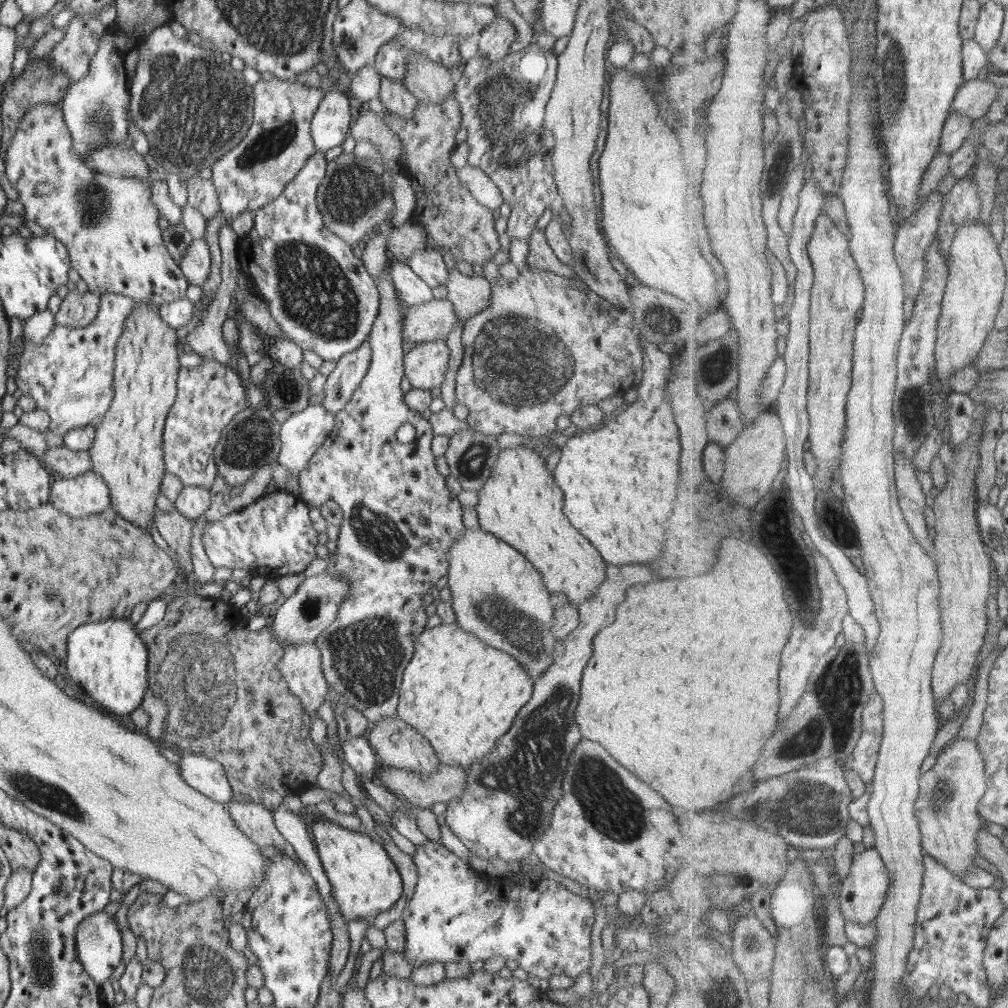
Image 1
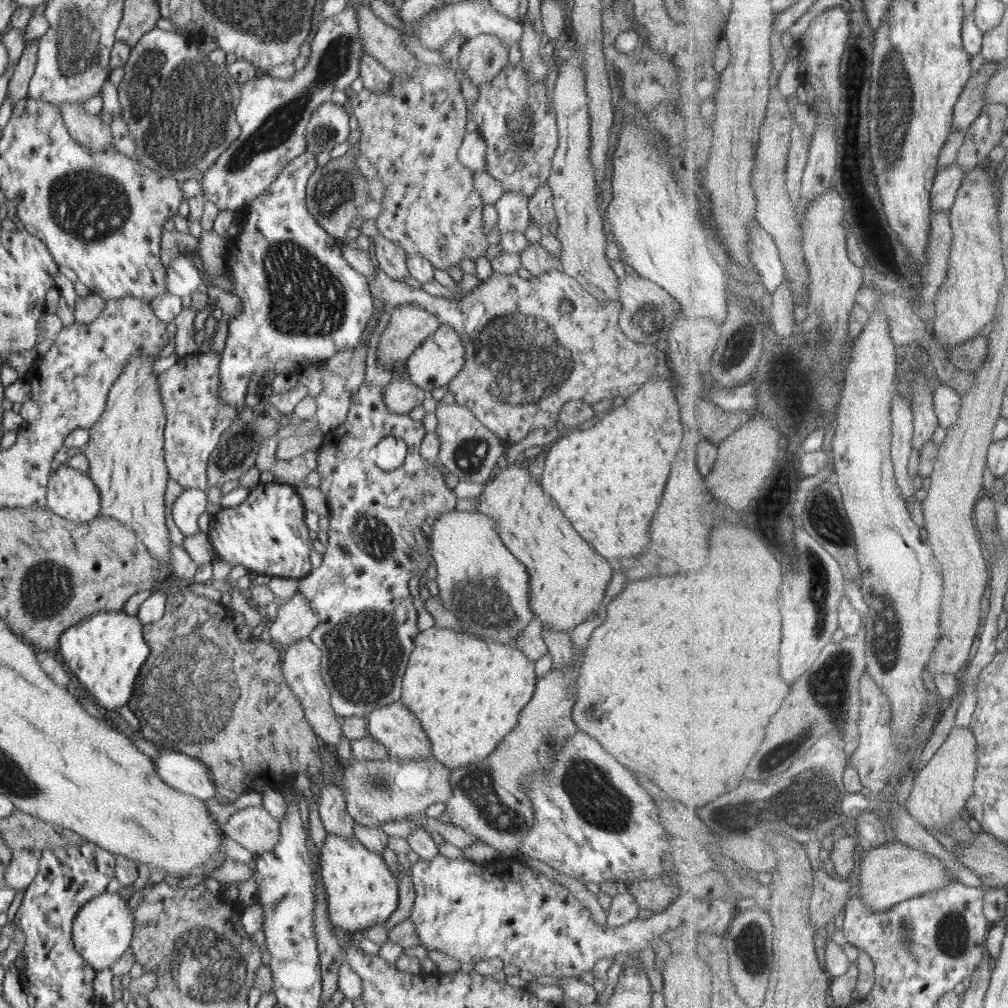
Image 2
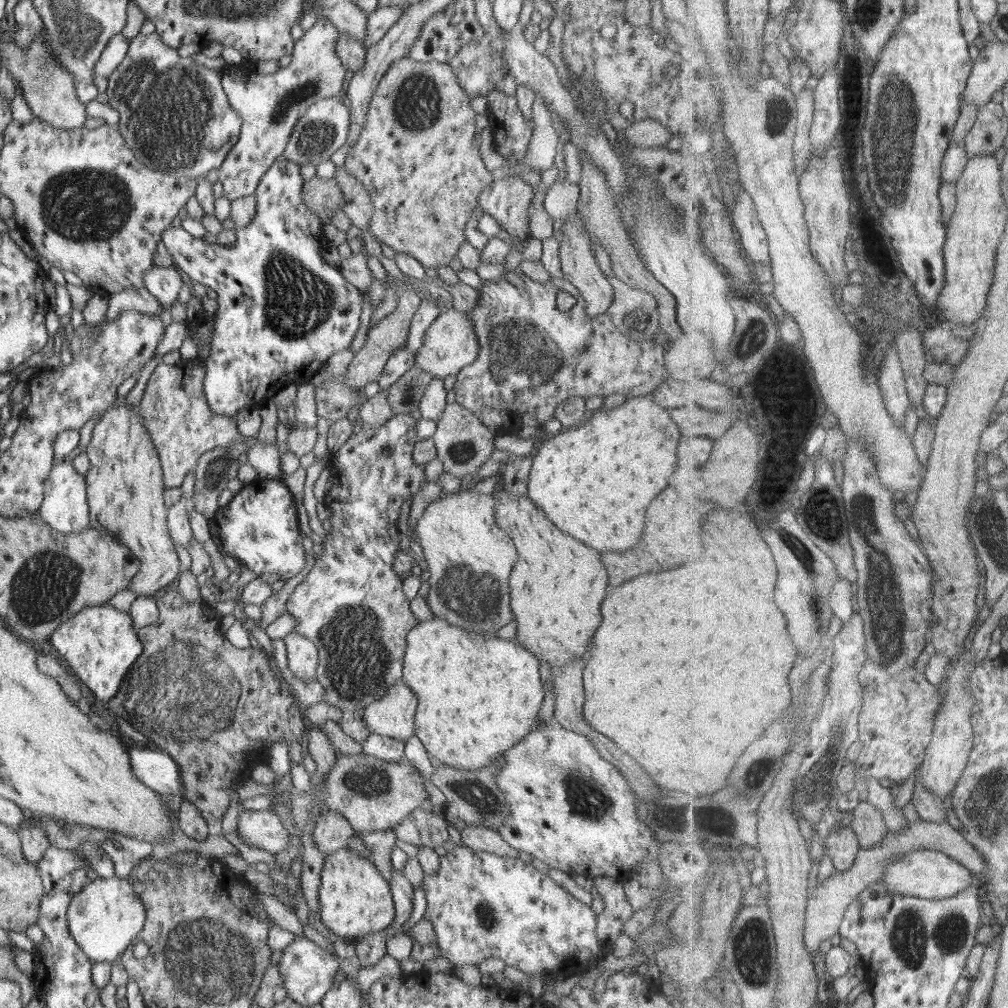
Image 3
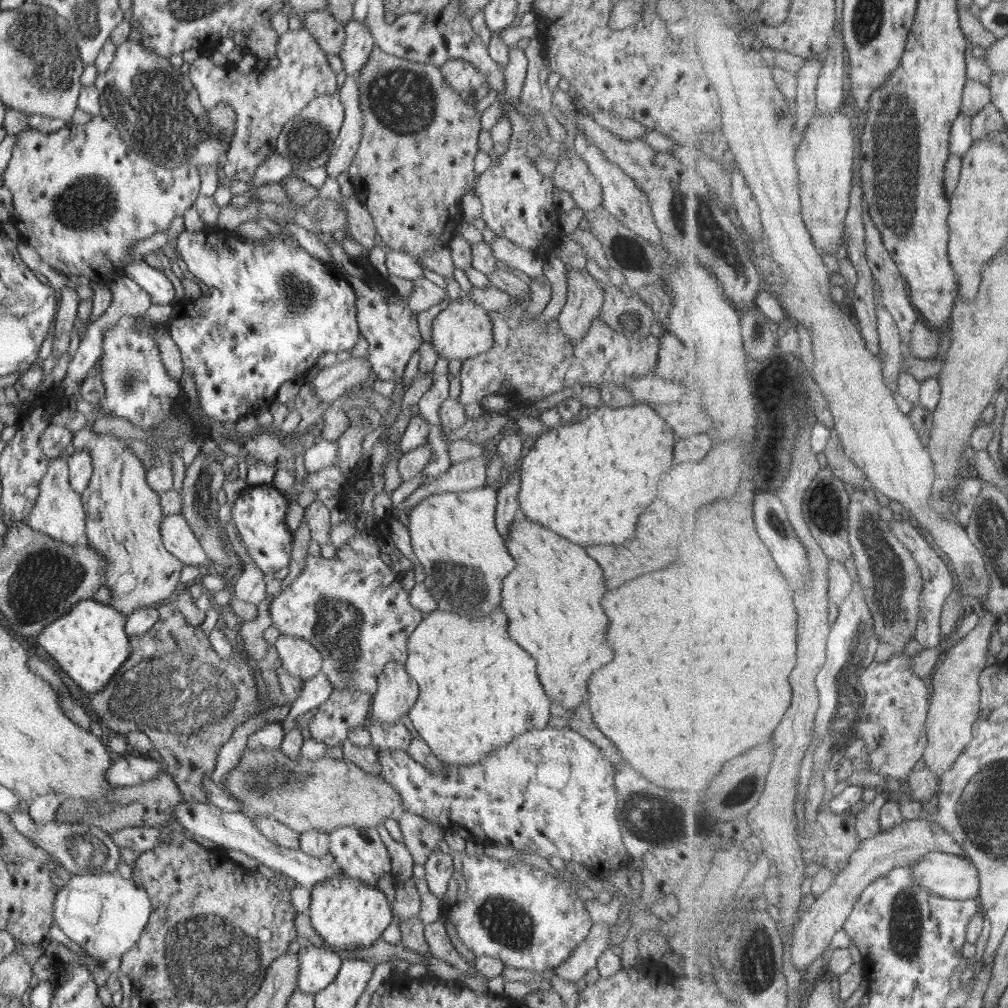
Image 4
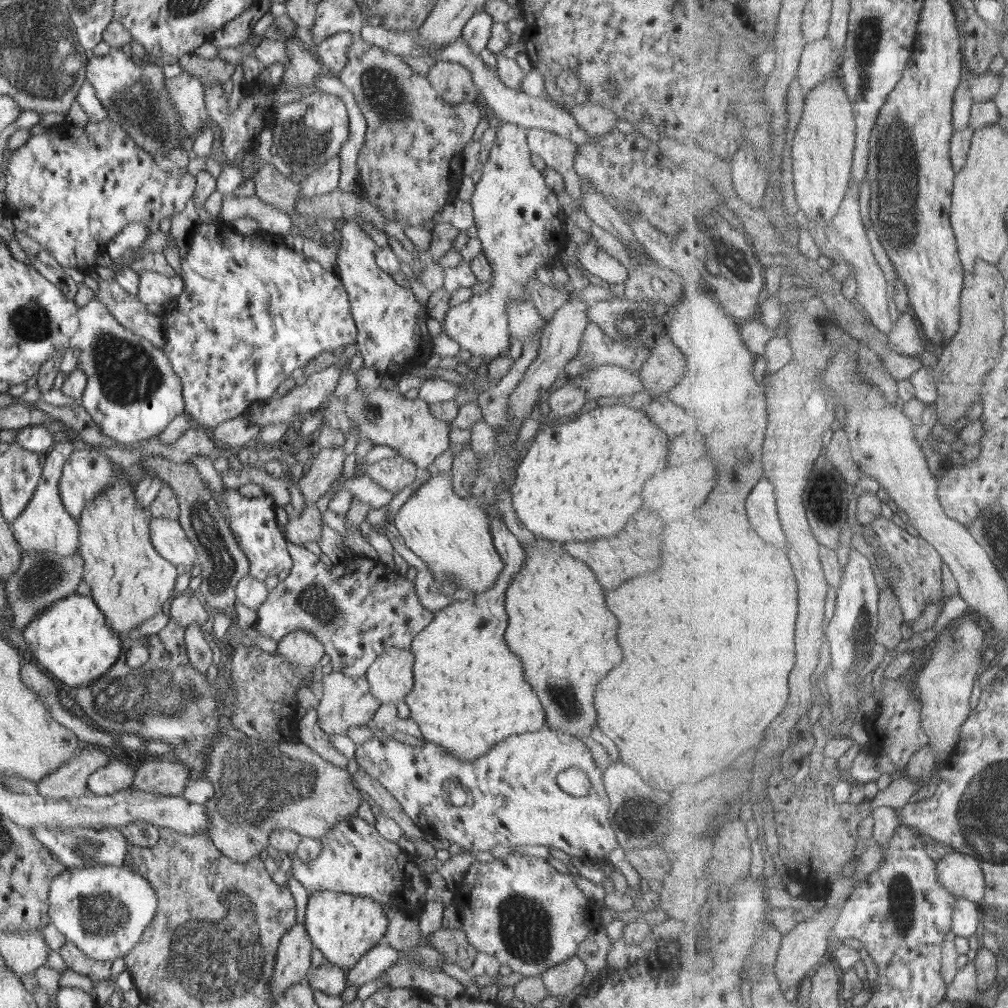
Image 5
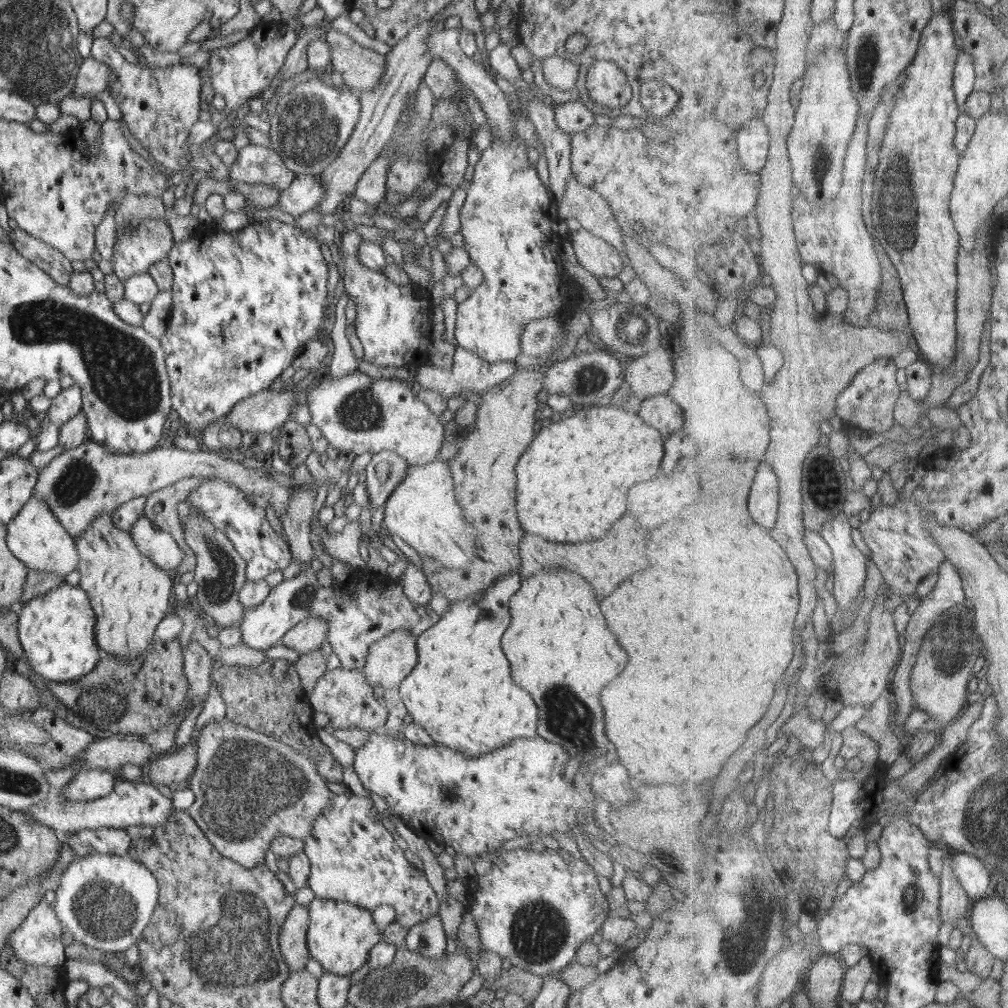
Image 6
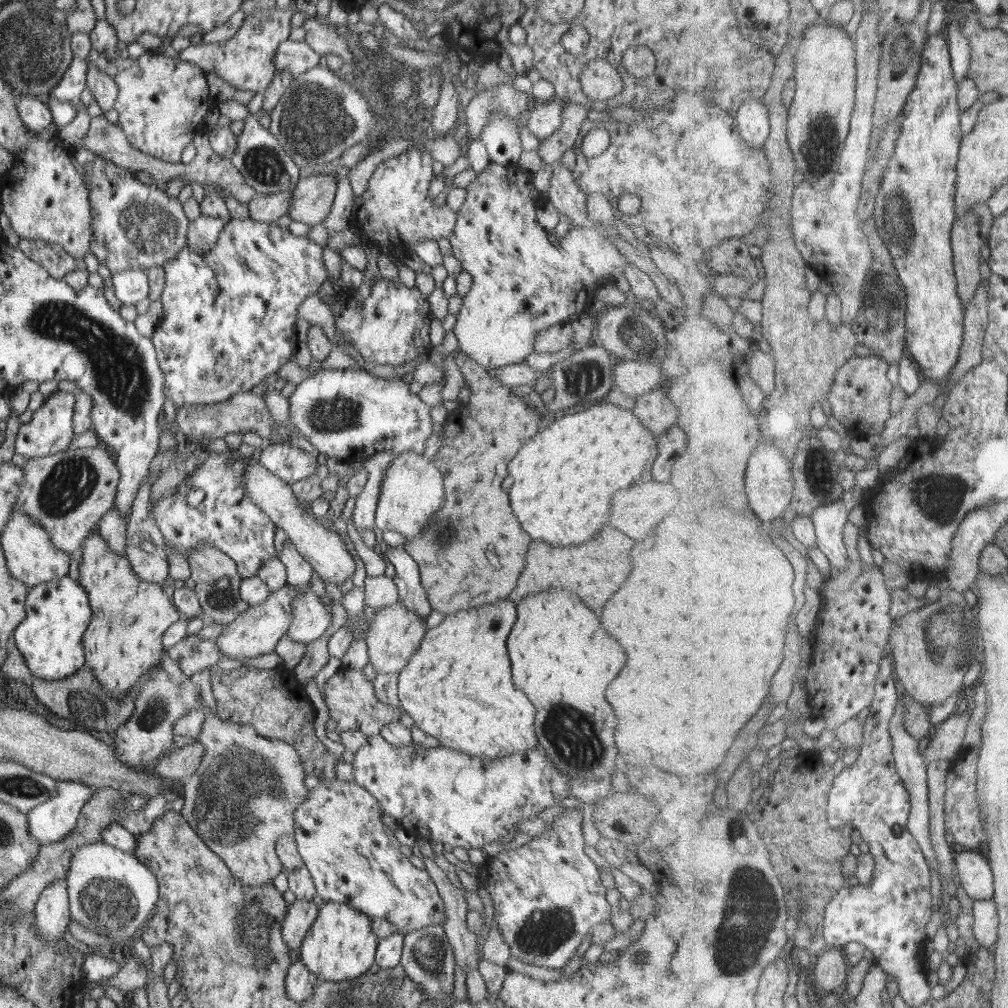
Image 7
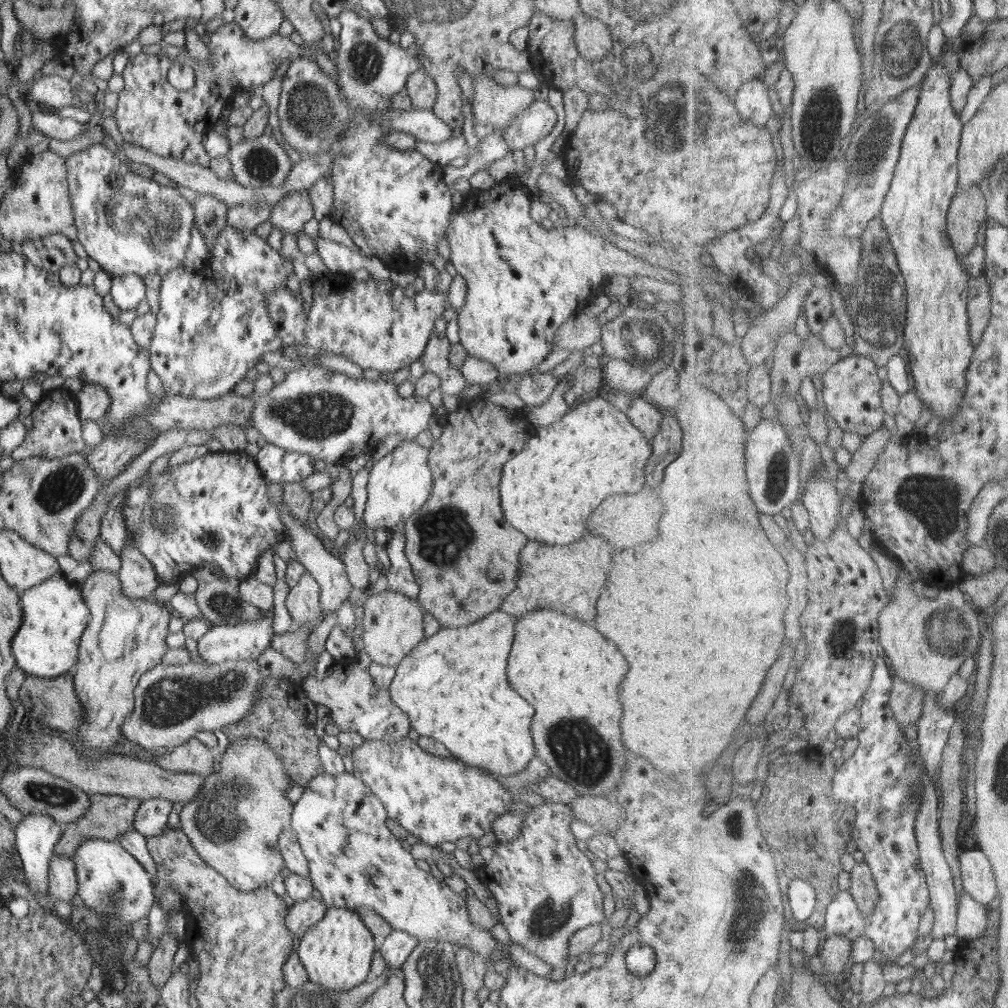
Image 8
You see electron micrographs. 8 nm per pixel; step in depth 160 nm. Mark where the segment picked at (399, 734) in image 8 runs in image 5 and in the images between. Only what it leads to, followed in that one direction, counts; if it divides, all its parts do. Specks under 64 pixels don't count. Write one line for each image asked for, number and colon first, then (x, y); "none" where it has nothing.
5: (346, 701)
6: (345, 695)
7: (350, 698)

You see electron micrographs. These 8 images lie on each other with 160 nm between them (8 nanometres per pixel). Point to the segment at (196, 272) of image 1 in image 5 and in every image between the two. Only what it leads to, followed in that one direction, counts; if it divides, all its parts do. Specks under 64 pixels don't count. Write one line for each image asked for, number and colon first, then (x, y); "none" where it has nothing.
2: (183, 278)
3: (164, 283)
4: (153, 281)
5: (154, 287)

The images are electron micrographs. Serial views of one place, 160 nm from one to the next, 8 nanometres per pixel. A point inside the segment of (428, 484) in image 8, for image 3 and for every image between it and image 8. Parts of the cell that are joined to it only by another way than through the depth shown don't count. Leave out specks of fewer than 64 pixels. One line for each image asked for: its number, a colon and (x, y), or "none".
3: (470, 558)
4: (454, 536)
5: (451, 534)
6: (422, 511)
7: (412, 491)

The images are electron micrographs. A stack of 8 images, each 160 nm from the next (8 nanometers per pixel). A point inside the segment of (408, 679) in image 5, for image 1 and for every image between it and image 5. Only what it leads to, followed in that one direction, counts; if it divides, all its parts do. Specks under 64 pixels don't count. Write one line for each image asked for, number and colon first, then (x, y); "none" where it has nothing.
1: (396, 743)
2: (394, 725)
3: (393, 715)
4: (395, 695)

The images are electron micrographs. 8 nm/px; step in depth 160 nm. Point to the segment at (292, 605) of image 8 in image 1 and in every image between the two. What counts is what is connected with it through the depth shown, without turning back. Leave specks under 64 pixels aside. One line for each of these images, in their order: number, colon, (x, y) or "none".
1: (300, 665)
2: (301, 667)
3: (302, 655)
4: (298, 656)
5: (303, 649)
6: (308, 635)
7: (310, 620)

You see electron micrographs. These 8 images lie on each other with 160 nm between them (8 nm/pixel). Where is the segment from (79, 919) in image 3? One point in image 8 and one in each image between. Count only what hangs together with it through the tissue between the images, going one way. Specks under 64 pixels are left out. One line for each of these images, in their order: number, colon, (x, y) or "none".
4: (104, 914)
5: (125, 900)
6: (109, 900)
7: (111, 892)
8: (111, 882)

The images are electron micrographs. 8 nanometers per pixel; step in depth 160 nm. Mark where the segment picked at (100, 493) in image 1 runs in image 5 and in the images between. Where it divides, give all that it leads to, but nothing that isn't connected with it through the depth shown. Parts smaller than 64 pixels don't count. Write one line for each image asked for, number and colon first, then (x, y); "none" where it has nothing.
2: (71, 494)
3: (65, 507)
4: (58, 512)
5: (45, 525)

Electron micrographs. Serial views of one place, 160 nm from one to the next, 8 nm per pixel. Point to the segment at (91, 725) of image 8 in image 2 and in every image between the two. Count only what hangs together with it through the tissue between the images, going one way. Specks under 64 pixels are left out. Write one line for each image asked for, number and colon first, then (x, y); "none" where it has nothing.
2: (125, 452)
3: (125, 491)
4: (123, 514)
5: (129, 581)
6: (130, 595)
7: (123, 641)

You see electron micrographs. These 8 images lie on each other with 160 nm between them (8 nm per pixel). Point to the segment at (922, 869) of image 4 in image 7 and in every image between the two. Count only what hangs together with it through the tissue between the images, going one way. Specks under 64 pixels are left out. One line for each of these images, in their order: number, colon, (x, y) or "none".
5: (964, 875)
6: (976, 877)
7: (976, 873)

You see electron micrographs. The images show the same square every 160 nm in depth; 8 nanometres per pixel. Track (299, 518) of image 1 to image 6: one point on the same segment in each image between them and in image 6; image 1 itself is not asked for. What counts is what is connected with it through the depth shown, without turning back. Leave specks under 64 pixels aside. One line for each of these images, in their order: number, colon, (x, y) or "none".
2: (266, 533)
3: (259, 526)
4: (259, 513)
5: (252, 521)
6: (246, 526)

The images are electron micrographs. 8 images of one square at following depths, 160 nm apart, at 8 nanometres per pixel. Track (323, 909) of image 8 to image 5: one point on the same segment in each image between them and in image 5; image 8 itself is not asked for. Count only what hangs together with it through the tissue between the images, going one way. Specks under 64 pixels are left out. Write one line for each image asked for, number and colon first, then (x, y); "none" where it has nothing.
5: (293, 961)
6: (293, 949)
7: (301, 915)

